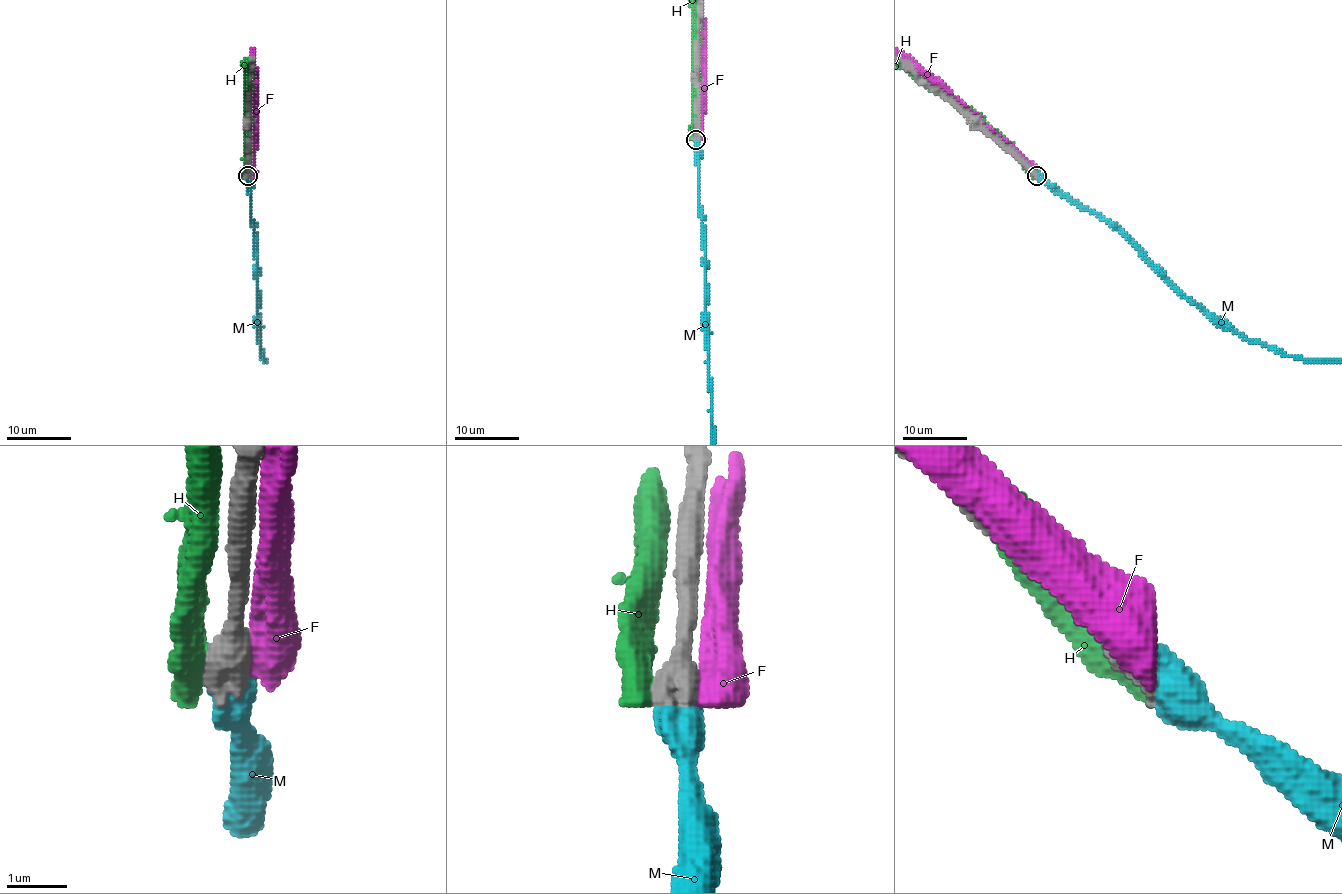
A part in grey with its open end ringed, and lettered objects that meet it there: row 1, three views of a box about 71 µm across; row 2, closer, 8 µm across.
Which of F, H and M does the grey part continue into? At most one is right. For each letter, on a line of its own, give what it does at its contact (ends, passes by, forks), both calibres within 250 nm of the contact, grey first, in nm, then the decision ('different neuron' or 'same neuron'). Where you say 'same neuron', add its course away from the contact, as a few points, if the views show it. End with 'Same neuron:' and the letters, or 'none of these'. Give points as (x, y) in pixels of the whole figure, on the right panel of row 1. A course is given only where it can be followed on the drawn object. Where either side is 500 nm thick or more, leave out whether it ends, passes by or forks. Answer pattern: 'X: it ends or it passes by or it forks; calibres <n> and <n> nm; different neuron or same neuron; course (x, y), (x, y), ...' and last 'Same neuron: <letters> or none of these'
F: calibres 700 and 700 nm; different neuron
H: calibres 650 and 700 nm; different neuron
M: calibres 650 and 700 nm; same neuron
Same neuron: M

